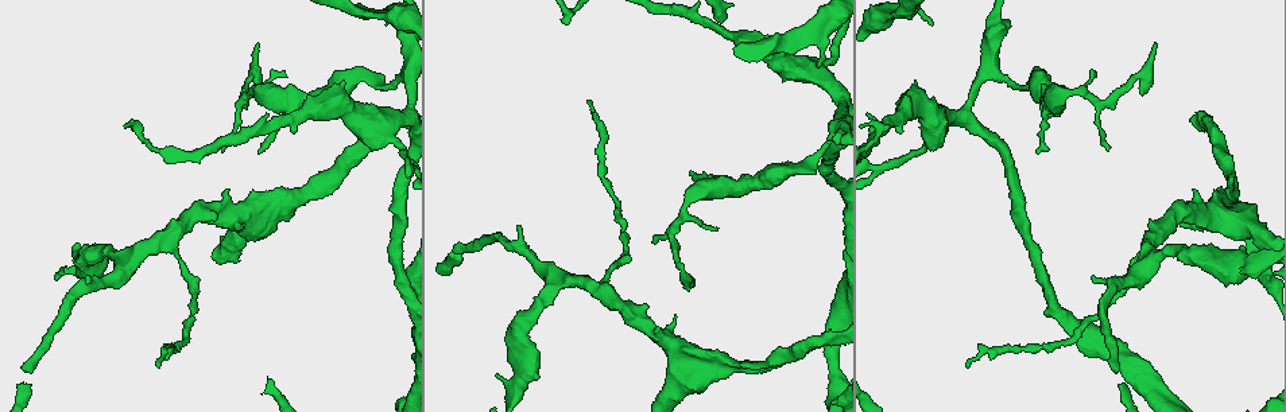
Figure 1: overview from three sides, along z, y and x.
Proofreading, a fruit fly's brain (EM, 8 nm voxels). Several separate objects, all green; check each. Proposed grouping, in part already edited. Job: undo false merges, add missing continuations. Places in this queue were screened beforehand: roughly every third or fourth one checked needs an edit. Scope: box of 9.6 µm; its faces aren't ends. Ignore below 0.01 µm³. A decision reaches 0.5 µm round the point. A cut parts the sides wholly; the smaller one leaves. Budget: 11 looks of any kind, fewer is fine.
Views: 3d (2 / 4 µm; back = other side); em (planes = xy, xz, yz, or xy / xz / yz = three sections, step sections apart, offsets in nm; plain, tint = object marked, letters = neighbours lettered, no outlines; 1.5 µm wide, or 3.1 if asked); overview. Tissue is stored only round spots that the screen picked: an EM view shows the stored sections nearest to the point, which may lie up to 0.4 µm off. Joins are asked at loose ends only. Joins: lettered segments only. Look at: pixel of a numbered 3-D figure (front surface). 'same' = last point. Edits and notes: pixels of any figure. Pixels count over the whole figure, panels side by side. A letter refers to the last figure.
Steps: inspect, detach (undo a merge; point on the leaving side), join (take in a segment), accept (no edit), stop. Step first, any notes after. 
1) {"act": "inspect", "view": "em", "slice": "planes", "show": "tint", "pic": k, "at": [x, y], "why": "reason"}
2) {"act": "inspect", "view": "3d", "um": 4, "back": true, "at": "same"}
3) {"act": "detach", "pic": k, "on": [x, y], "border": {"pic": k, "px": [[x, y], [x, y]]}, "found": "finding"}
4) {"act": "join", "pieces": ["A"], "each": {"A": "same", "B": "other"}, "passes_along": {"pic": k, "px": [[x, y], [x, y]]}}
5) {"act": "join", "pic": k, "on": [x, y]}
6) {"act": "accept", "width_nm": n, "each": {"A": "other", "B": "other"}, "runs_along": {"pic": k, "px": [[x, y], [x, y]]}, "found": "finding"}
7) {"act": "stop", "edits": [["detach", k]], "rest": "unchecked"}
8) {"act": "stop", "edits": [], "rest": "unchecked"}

{"act": "inspect", "view": "3d", "um": 2, "back": true, "pic": 1, "at": [586, 103], "why": "tapers out"}

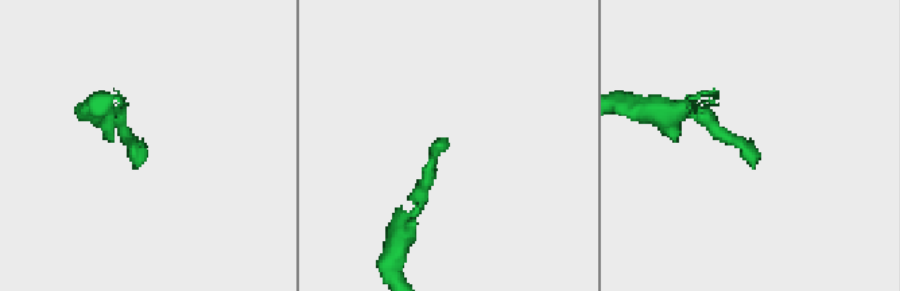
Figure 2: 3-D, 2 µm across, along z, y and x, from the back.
{"act": "inspect", "view": "em", "slice": "xz", "step": 4, "show": "letters", "pic": 2, "at": [444, 147], "why": "shape alone is not enough"}

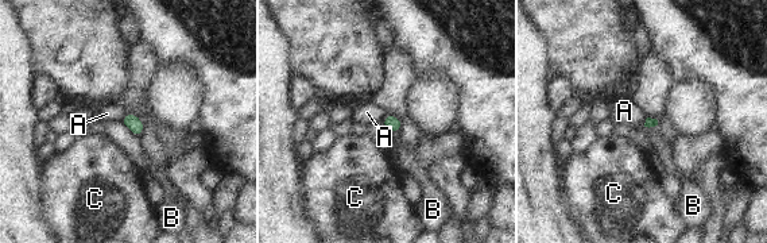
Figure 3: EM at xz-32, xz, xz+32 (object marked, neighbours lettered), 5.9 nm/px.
{"act": "inspect", "view": "em", "slice": "planes", "show": "letters", "at": "same"}

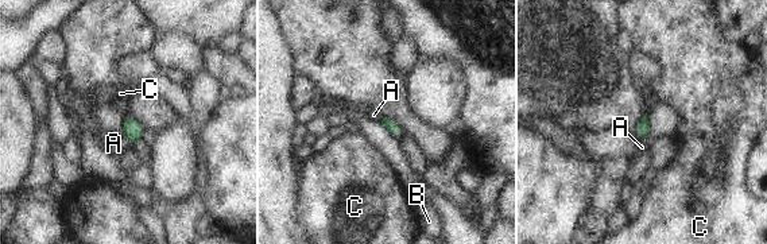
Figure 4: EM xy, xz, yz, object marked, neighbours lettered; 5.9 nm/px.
{"act": "accept", "each": {"A": "other", "B": "other", "C": "other"}, "border": {"pic": 4, "px": [[634, 130], [646, 140]]}, "found": "none of them fits"}

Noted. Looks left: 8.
{"act": "inspect", "view": "em", "slice": "planes", "show": "letters", "pic": 1, "at": [1141, 95], "why": "thin end"}

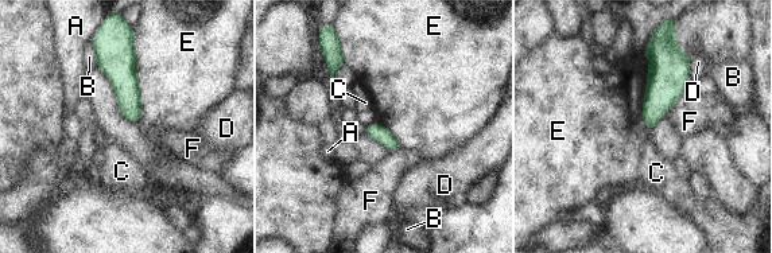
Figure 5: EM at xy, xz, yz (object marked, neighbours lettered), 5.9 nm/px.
{"act": "accept", "each": {"A": "other", "B": "other", "C": "other", "D": "other", "E": "other", "F": "other"}, "border": {"pic": 5, "px": [[134, 37], [142, 113], [139, 123]]}, "found": "no lettered segment goes on from it"}

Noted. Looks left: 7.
{"act": "inspect", "view": "em", "slice": "xz", "step": 4, "show": "letters", "pic": 1, "at": [260, 152], "why": "an open end"}

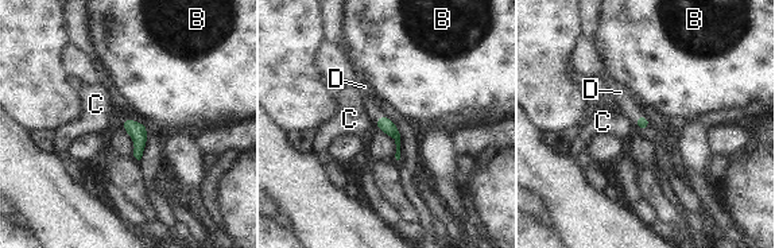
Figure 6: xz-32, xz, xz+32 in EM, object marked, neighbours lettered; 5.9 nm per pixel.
{"act": "inspect", "view": "em", "slice": "planes", "show": "letters", "at": "same"}

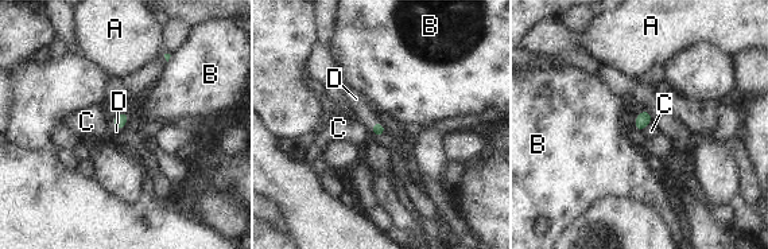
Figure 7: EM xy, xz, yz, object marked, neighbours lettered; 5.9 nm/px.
{"act": "join", "pieces": ["D"], "longest_contact_nm": ["D", 100], "each": {"A": "other", "B": "other", "C": "other", "D": "same"}, "found": "the neuron continues"}

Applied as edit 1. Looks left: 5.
{"act": "inspect", "view": "em", "slice": "planes", "show": "tint", "pic": 1, "at": [932, 23], "why": "an open end"}

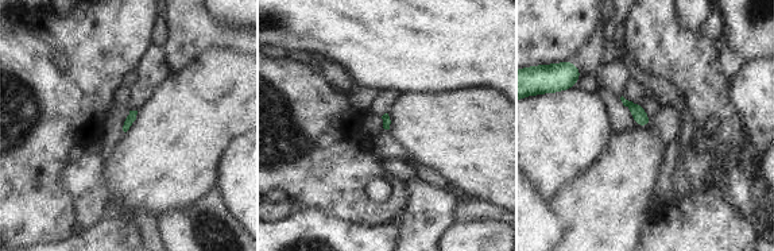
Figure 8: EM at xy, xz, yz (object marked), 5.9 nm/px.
{"act": "inspect", "view": "em", "slice": "planes", "show": "letters", "at": "same", "why": "see the neighbours"}

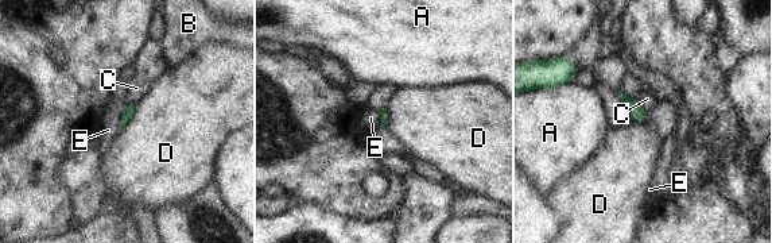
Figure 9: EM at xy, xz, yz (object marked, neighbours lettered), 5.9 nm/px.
{"act": "accept", "each": {"A": "other", "B": "other", "C": "other", "D": "other", "E": "other"}, "border": {"pic": 9, "px": [[135, 105], [134, 114], [121, 127]]}, "found": "no lettered segment goes on from it"}

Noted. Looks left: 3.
{"act": "stop", "edits": [["join", 7]], "rest": "unchecked"}

